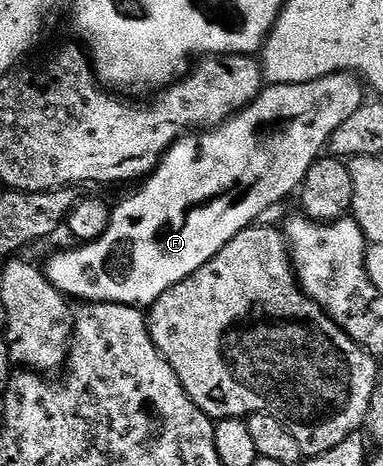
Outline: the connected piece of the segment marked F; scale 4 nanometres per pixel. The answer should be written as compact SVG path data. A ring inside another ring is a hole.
M339 71L335 75L321 77L320 79L308 79L302 83L277 83L264 86L263 91L244 111L232 115L219 127L184 135L182 139L178 139L167 150L165 157L159 163L159 168L142 180L134 188L136 191L128 199L121 200L117 205L114 204L109 229L105 229L105 233L99 239L95 239L91 243L75 245L72 251L59 251L48 261L47 267L45 266L47 280L63 295L70 297L72 300L79 299L75 301L82 301L83 303L116 303L117 305L140 309L150 308L151 304L157 301L157 297L161 297L161 293L173 289L173 285L177 285L181 281L185 281L185 277L197 273L197 269L201 269L201 265L205 265L217 252L225 249L225 245L229 245L229 241L233 241L233 237L237 237L237 233L241 233L256 221L262 220L259 218L270 207L277 206L282 199L287 199L290 195L292 198L298 192L305 181L305 173L309 173L311 166L321 158L325 148L330 144L333 129L338 129L347 118L353 117L353 113L357 113L357 109L363 107L365 102L363 91L365 92L365 87L359 76L346 71Z

